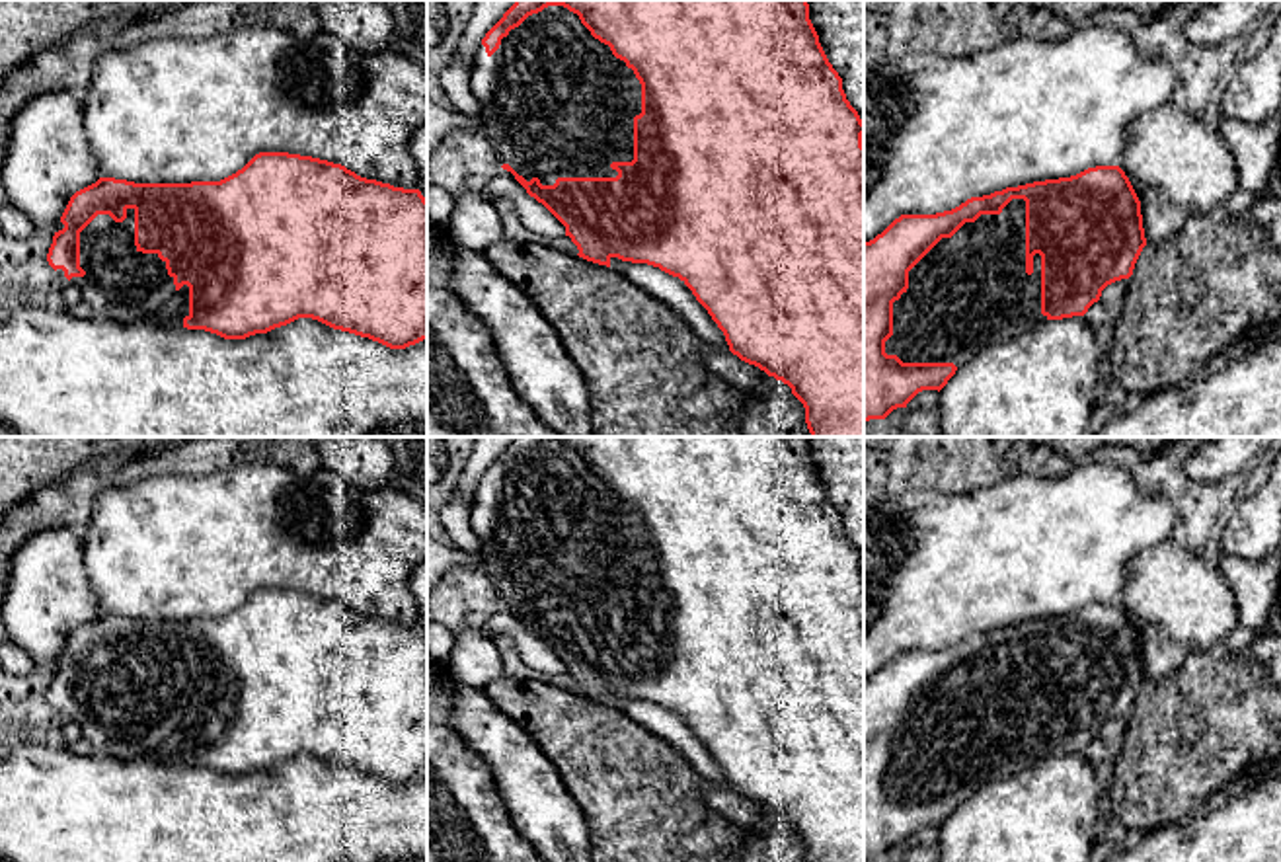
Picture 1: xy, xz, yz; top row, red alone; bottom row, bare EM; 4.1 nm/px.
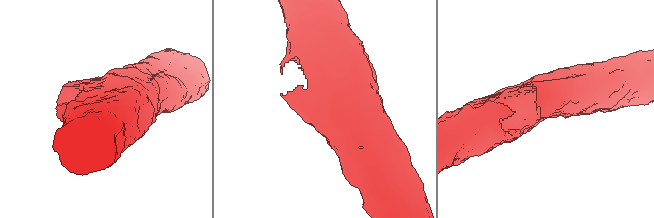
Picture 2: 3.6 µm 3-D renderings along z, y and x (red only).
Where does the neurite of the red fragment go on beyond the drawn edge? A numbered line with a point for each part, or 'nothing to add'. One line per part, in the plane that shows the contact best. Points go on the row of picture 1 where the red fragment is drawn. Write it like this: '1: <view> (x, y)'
1: yz (970, 291)

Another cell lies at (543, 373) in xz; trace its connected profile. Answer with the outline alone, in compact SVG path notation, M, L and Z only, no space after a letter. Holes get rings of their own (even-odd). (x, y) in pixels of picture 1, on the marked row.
M445 230L443 242L452 250L452 289L489 330L515 392L562 437L591 437L589 384L540 308L484 252L454 244Z

